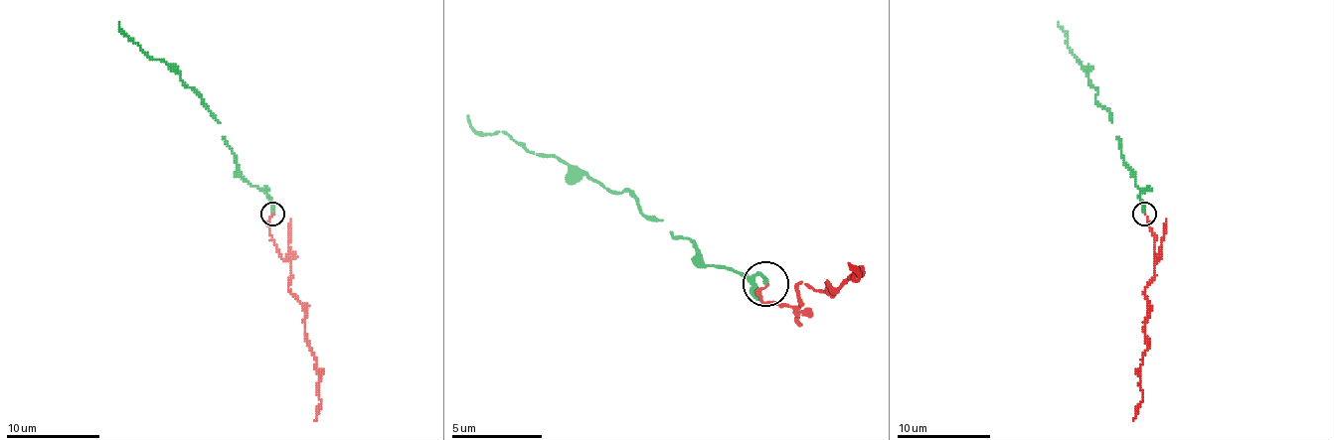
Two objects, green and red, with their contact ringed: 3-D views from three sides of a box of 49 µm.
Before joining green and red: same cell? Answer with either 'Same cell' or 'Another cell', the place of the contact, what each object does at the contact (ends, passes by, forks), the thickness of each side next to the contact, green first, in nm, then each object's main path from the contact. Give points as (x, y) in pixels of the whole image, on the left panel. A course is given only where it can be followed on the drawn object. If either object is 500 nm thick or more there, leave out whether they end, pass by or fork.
Same cell. Place: (272, 214). At the ring green ends. At the ring red ends. Thickness 240 nm (green) against 100 nm. Course of green: (271, 214), (271, 200), (244, 177), (220, 122), (206, 104), (178, 73), (159, 60), (150, 57), (119, 22). Course of red: (271, 214), (269, 235), (288, 261), (290, 291), (304, 313), (307, 346), (318, 373), (321, 406), (314, 420)

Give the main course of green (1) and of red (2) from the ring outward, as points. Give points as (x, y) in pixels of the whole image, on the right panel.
1: (1145, 214), (1135, 177), (1123, 160), (1112, 115), (1100, 104), (1088, 73), (1065, 43), (1068, 34), (1058, 22)
2: (1145, 214), (1156, 261), (1154, 279), (1145, 291), (1147, 346), (1140, 373), (1140, 406), (1133, 420)

